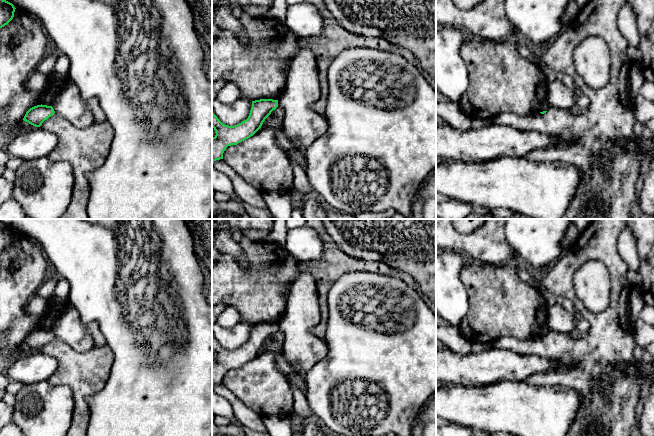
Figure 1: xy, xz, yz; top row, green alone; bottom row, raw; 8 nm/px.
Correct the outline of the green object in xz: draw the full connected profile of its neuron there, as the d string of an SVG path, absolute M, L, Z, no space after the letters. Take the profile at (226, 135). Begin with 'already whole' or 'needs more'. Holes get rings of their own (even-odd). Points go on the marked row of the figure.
already whole | M278 100L252 101L248 118L235 126L223 124L212 110L212 127L216 131L216 135L212 138L212 165L216 160L223 159L223 153L228 146L237 145L253 136L277 107Z

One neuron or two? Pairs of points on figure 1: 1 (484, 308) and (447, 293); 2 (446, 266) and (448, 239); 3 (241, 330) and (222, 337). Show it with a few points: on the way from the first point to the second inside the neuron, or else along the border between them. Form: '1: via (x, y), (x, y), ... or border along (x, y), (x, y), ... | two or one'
1: border along (460, 280), (468, 302), (461, 324) | two
2: border along (446, 249), (459, 252) | two
3: via (236, 335), (234, 337), (227, 337) | one

